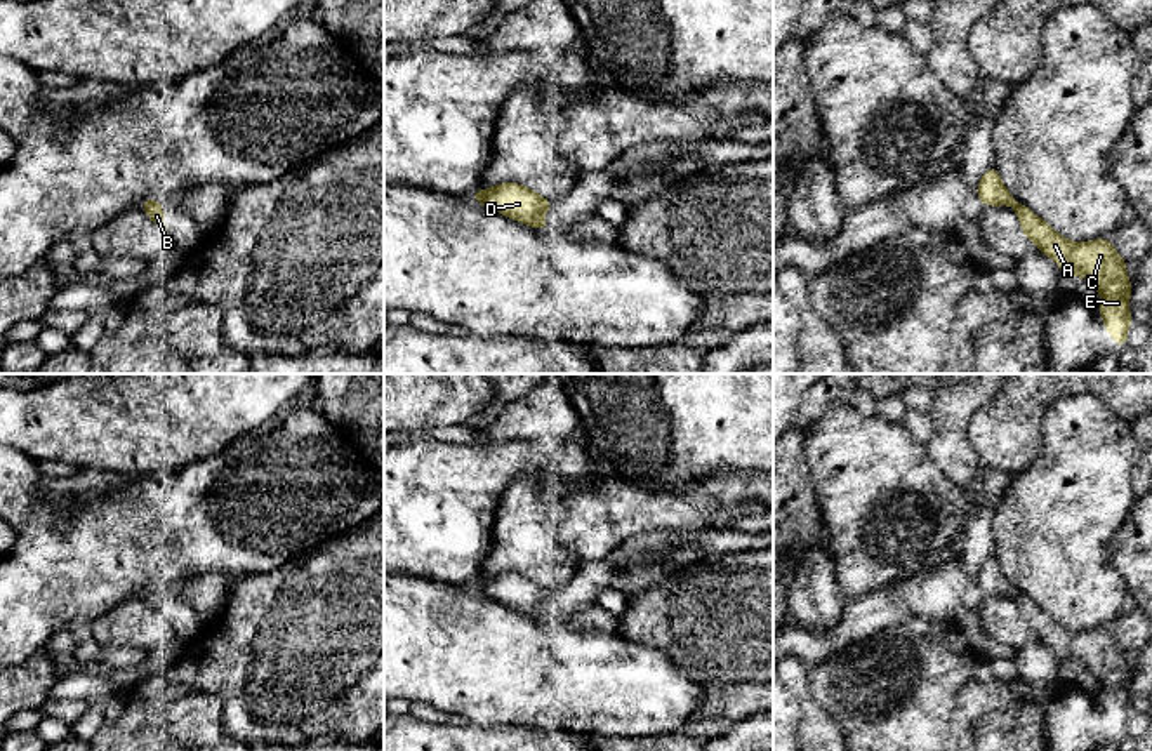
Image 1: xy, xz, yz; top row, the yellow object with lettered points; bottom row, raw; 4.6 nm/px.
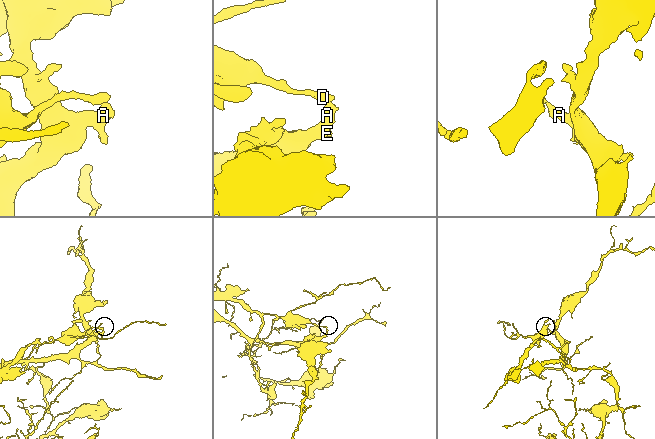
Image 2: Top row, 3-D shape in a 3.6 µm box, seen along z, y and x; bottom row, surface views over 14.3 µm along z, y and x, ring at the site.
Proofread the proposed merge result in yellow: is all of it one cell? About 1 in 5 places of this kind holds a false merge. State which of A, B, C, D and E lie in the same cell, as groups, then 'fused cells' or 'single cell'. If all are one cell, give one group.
groups A B C E / D; fused cells

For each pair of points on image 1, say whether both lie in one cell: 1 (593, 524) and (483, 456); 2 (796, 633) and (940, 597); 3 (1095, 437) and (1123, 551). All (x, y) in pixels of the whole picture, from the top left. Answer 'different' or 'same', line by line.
1: different
2: same
3: different

